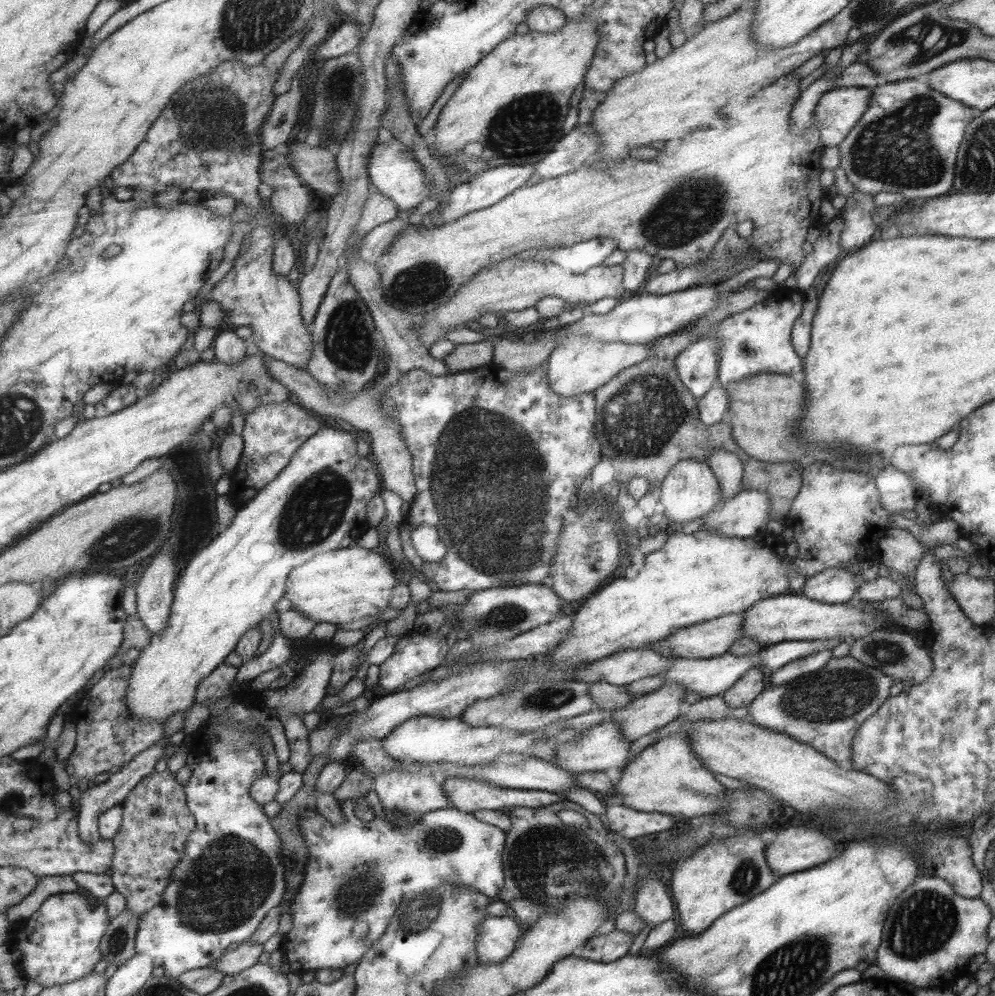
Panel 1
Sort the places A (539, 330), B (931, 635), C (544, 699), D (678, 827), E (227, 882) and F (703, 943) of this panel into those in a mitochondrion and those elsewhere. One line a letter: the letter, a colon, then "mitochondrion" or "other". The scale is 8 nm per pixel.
A: other
B: mitochondrion
C: mitochondrion
D: other
E: mitochondrion
F: other

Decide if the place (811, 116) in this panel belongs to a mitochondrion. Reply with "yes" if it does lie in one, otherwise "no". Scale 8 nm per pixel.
no

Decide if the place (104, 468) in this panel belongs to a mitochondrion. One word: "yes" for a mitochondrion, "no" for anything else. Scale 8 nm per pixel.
no

